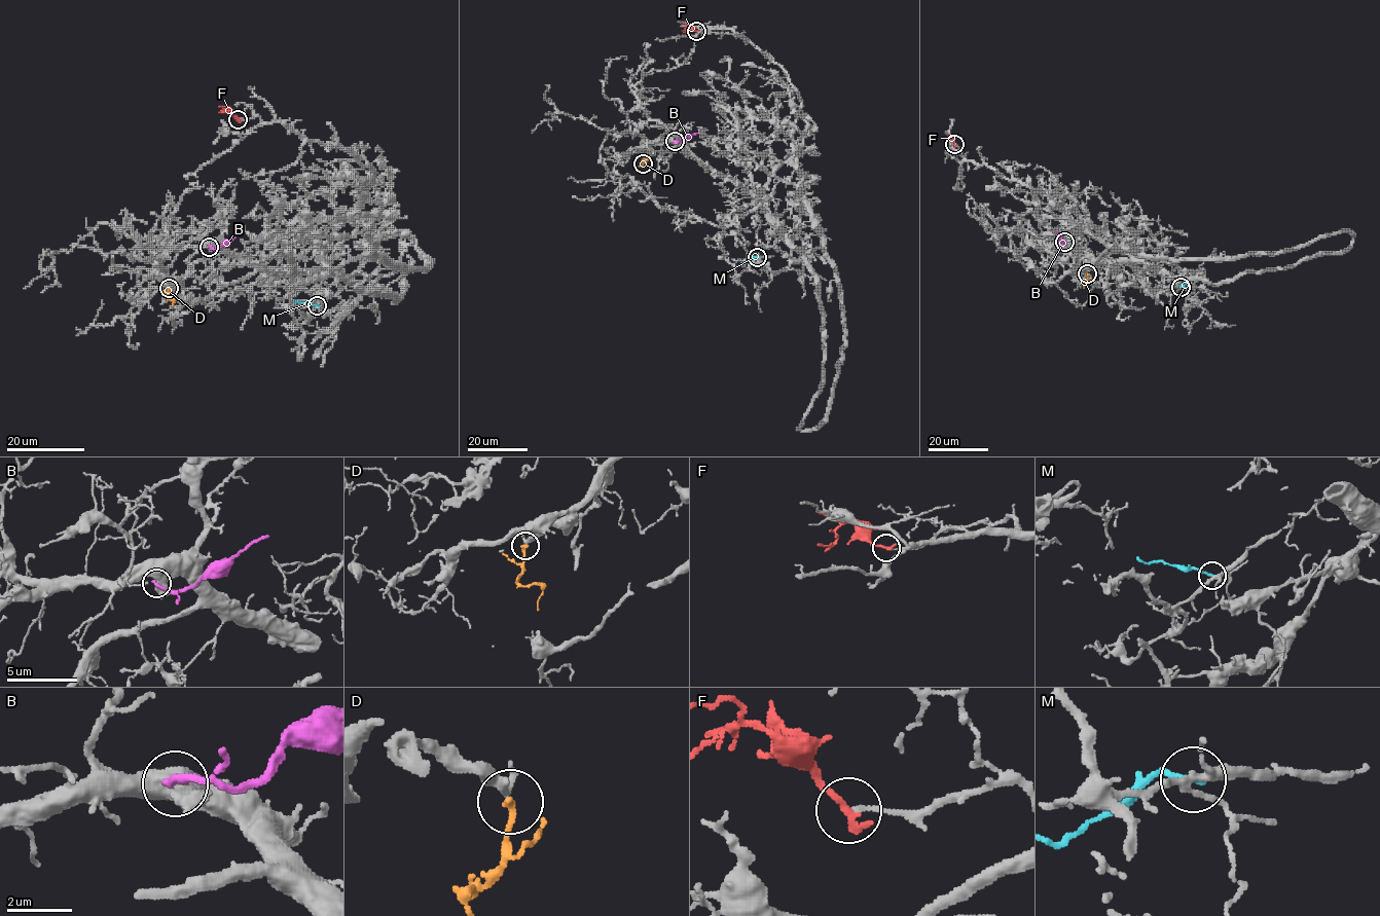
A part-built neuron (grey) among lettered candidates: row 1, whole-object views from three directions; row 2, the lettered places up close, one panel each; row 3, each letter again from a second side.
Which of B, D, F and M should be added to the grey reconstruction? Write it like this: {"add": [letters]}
{"add": ["D"]}

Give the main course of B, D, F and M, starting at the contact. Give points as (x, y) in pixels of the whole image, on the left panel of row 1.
B: (209, 247), (218, 249), (240, 233)
D: (169, 288), (167, 297), (173, 299), (173, 305)
F: (239, 119), (228, 110), (219, 113)
M: (318, 305), (296, 300)

